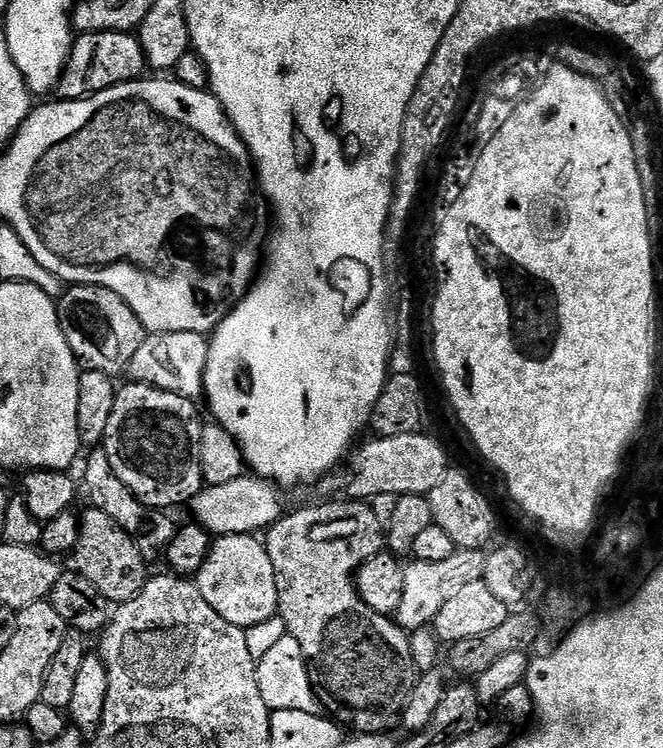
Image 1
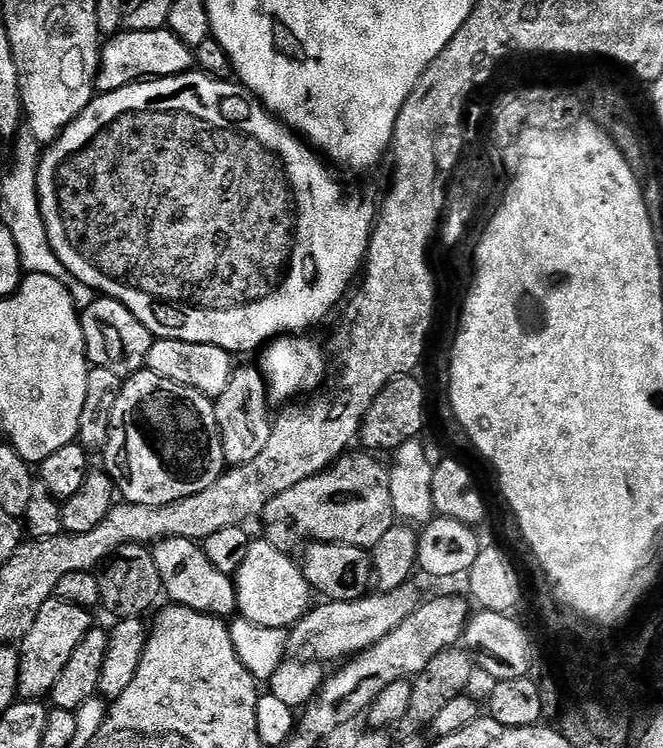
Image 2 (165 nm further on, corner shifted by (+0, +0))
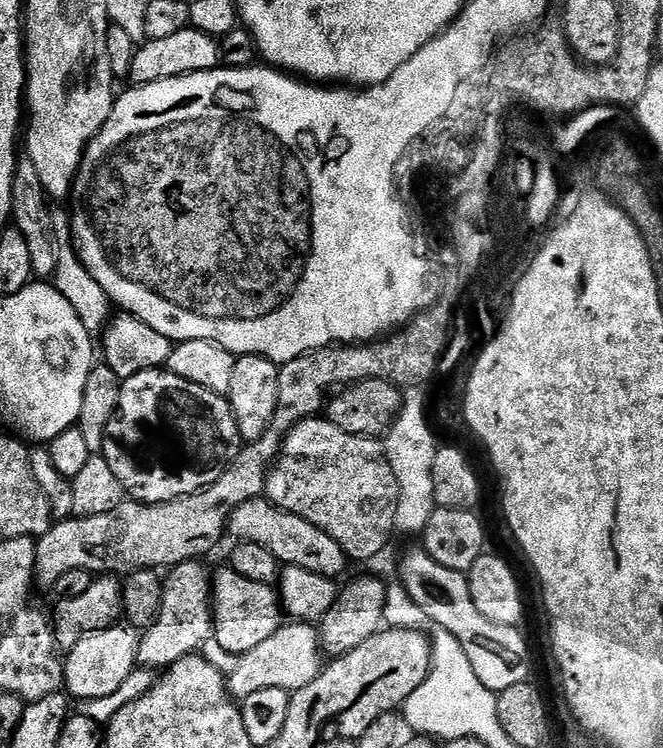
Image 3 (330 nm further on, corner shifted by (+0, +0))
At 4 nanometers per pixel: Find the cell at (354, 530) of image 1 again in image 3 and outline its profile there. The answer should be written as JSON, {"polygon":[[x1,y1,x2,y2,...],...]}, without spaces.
{"polygon":[[327,418,299,420,268,470,264,496,277,508,326,530,353,561,366,562,389,547,398,486,379,439,338,430]]}

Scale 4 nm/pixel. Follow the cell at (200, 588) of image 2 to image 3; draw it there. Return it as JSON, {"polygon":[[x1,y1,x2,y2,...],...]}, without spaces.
{"polygon":[[224,566,212,576,212,619,214,637,223,650,239,658,244,652,254,650,261,642,266,642,282,626,282,605,277,589,271,584,250,582,242,578,231,566]]}

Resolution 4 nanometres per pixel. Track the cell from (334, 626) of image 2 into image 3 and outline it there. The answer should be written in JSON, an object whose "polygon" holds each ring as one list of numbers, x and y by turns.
{"polygon":[[288,622,270,634,266,642,239,656,234,670,226,676,228,695,242,702,258,690,286,690,291,694,310,686,325,663,319,631,308,622]]}

